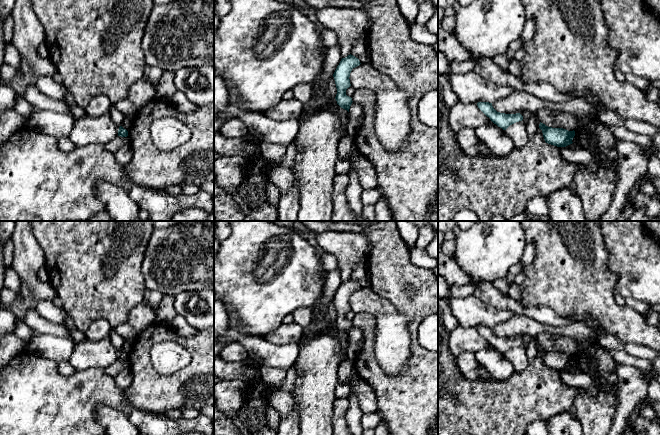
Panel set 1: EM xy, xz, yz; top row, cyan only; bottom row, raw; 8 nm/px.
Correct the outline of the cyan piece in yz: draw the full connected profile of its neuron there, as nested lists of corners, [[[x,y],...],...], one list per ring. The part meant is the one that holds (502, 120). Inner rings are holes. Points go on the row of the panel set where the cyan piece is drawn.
[[[478,102],[477,106],[494,124],[503,130],[506,130],[510,125],[523,120],[523,116],[520,113],[505,114],[497,112],[493,108],[492,103],[489,102]]]

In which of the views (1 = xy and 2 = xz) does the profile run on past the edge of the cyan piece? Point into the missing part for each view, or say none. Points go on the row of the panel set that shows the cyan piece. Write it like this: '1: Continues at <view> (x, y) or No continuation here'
1: No continuation here
2: No continuation here

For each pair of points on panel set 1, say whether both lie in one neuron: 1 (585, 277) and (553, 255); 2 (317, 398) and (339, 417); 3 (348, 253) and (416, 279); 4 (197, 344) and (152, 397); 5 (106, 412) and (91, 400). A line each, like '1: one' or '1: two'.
1: one
2: two
3: two
4: one
5: two

